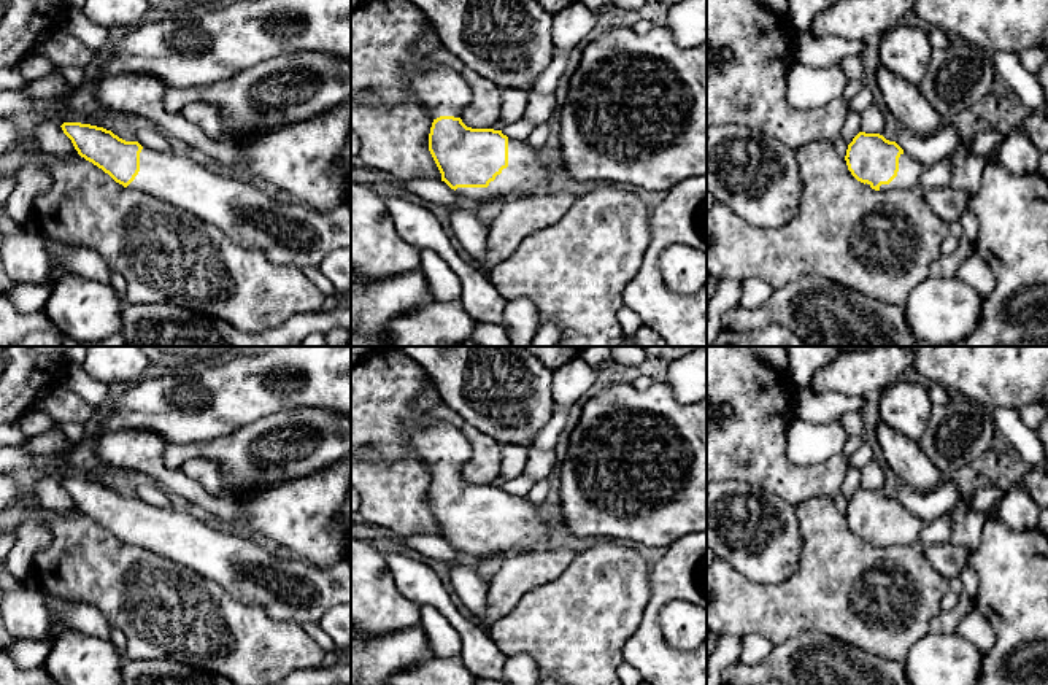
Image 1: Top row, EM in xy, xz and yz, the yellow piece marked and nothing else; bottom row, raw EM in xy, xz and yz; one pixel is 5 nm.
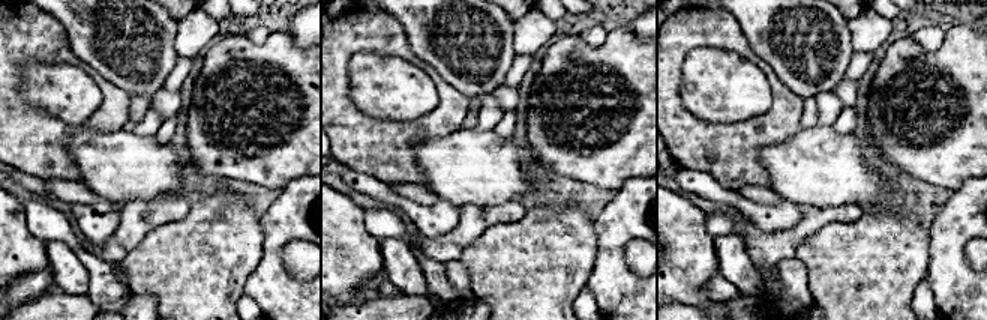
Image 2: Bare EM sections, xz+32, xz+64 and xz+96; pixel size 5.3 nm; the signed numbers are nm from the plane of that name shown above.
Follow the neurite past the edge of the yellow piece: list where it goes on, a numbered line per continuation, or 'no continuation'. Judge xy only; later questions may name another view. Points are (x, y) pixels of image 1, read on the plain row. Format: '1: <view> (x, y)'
1: xy (289, 590)

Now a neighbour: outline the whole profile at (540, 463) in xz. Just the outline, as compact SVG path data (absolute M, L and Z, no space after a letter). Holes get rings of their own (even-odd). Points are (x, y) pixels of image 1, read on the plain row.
M530 447L529 459L524 467L524 474L532 478L532 482L538 482L541 478L546 478L548 474L553 470L556 464L556 453L554 448L538 448Z

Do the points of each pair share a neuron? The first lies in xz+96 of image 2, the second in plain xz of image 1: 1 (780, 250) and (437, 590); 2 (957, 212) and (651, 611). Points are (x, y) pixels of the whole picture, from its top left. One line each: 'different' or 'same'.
1: different
2: same

